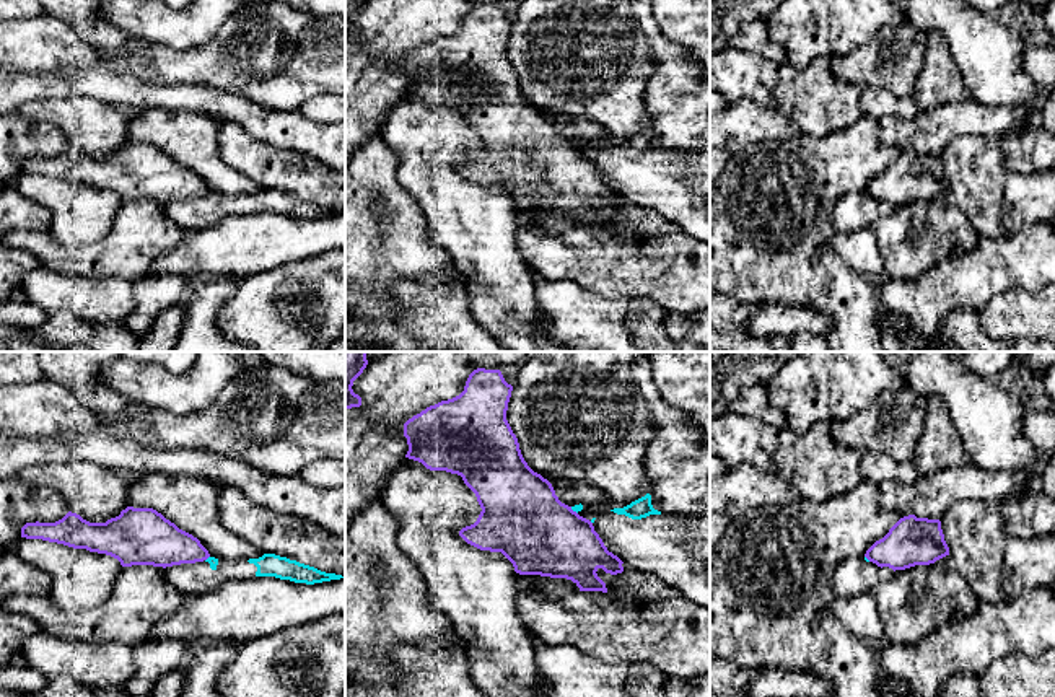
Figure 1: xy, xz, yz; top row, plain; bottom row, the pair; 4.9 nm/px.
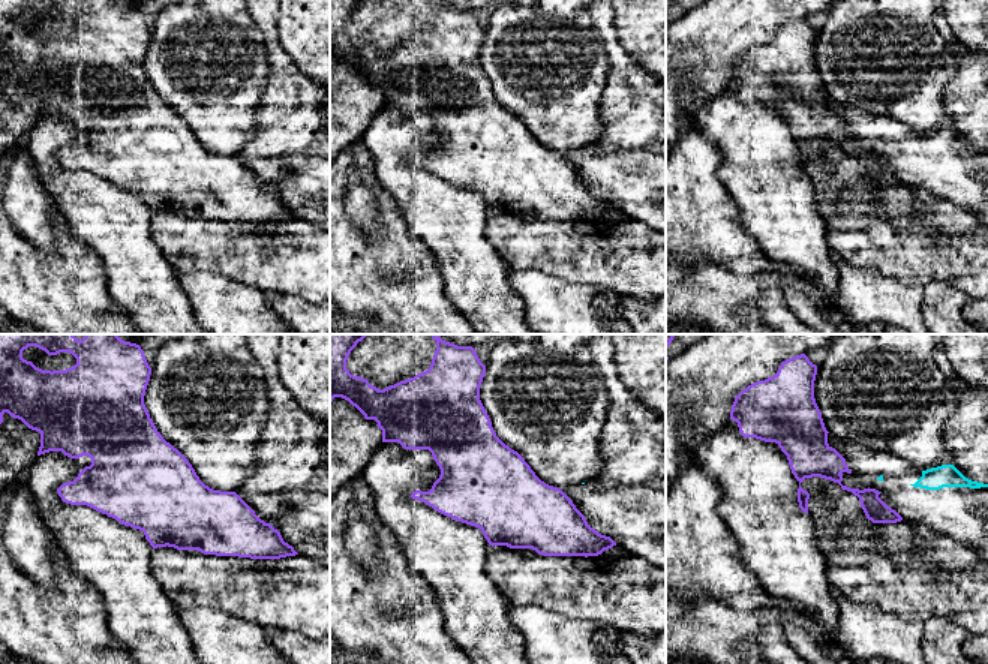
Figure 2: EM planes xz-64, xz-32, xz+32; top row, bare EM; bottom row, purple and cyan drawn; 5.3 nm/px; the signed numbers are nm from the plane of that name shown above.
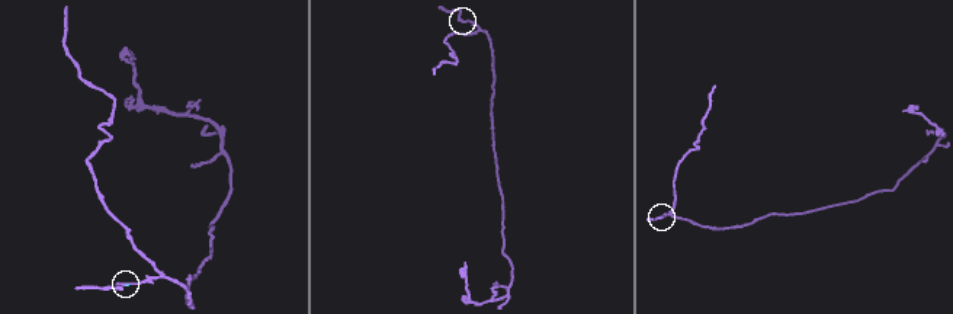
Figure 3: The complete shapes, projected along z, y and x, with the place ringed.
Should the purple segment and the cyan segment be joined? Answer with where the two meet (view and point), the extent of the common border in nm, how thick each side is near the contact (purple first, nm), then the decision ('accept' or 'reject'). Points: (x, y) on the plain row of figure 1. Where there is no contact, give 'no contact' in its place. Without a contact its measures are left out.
contact xz (572, 145); length 50 nm; calibres 400 and 40 nm; reject

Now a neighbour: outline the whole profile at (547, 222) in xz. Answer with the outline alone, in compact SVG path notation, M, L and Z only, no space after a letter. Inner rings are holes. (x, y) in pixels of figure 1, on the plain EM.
M516 208L519 228L534 226L545 233L565 233L580 226L576 218L567 213L550 213L541 210L519 210Z

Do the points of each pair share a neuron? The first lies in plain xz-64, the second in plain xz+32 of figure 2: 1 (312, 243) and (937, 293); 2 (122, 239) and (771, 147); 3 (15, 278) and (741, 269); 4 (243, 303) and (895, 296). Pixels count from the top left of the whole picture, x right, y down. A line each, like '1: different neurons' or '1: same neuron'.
1: different neurons
2: same neuron
3: different neurons
4: same neuron

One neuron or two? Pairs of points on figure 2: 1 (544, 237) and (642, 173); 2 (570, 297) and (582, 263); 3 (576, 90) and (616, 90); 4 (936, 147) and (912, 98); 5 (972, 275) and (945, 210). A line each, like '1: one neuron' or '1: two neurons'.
1: two neurons
2: two neurons
3: two neurons
4: two neurons
5: two neurons

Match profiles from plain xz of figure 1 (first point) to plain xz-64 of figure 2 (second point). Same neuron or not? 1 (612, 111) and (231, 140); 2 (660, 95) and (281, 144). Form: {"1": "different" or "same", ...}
{"1": "same", "2": "same"}

